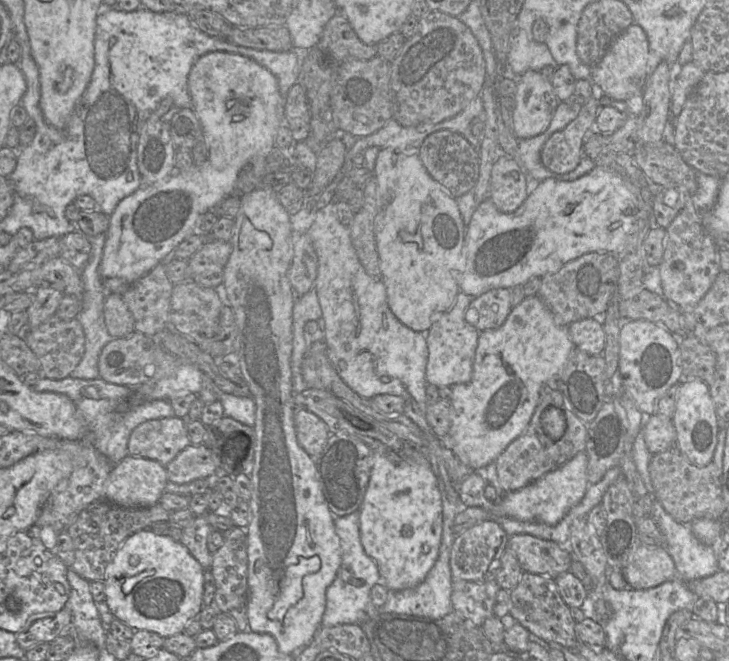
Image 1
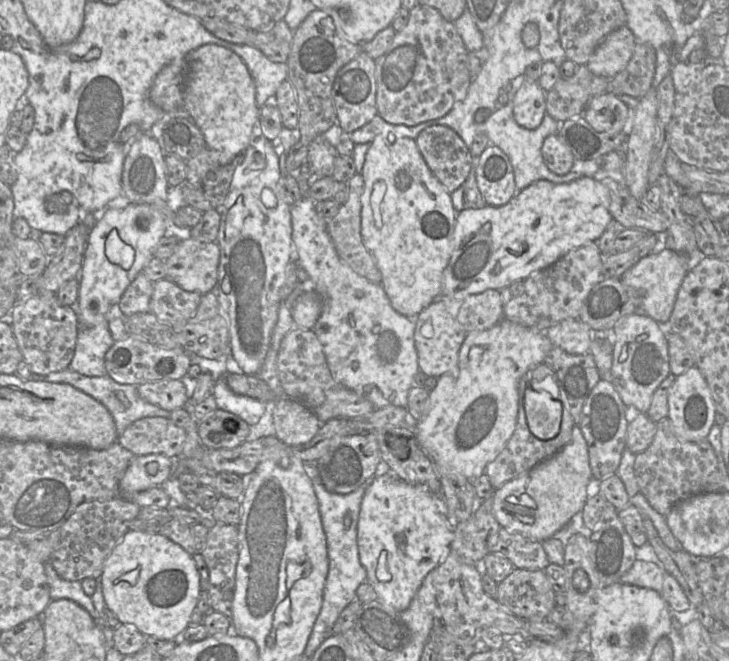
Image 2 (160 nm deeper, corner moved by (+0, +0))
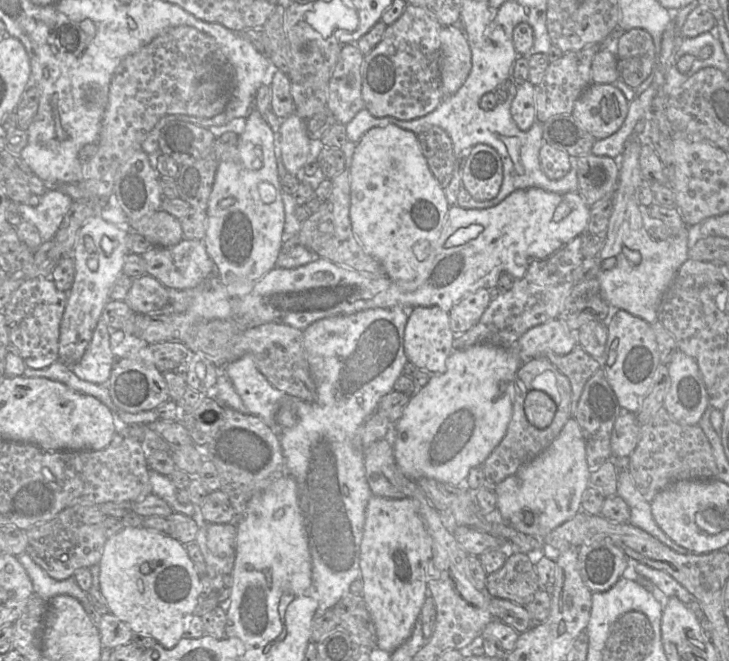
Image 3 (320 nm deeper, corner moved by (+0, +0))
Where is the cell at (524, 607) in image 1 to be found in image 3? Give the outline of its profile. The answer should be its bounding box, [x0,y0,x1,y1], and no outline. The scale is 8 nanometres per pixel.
[486,552,541,606]

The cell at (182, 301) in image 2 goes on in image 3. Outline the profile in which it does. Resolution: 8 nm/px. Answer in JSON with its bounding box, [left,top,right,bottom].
[124,275,171,313]

